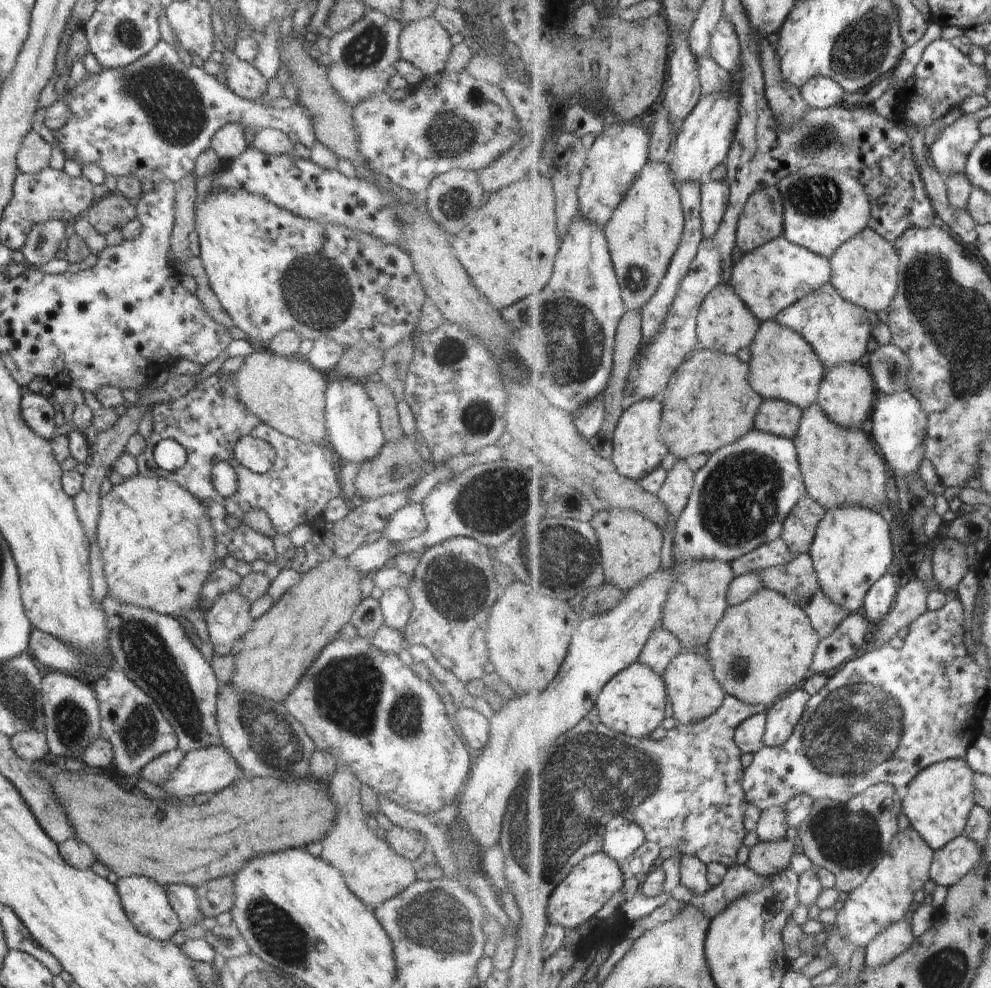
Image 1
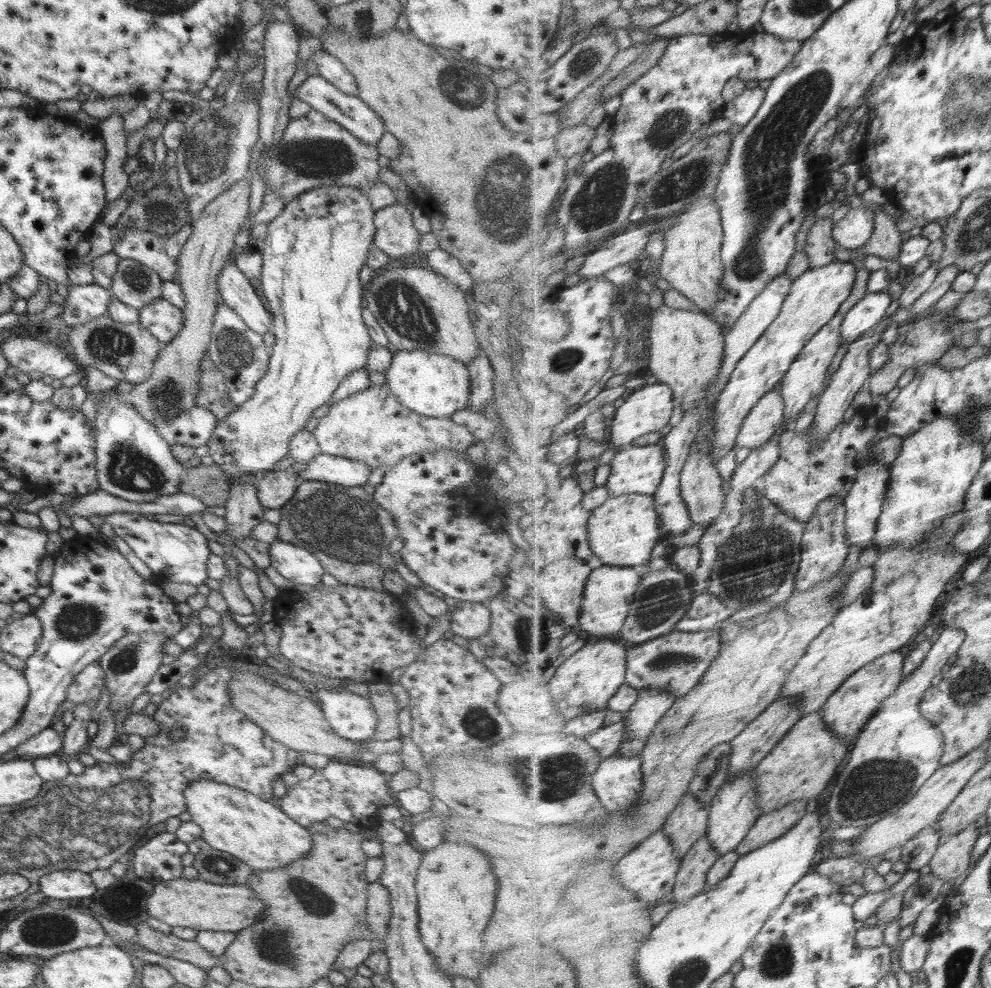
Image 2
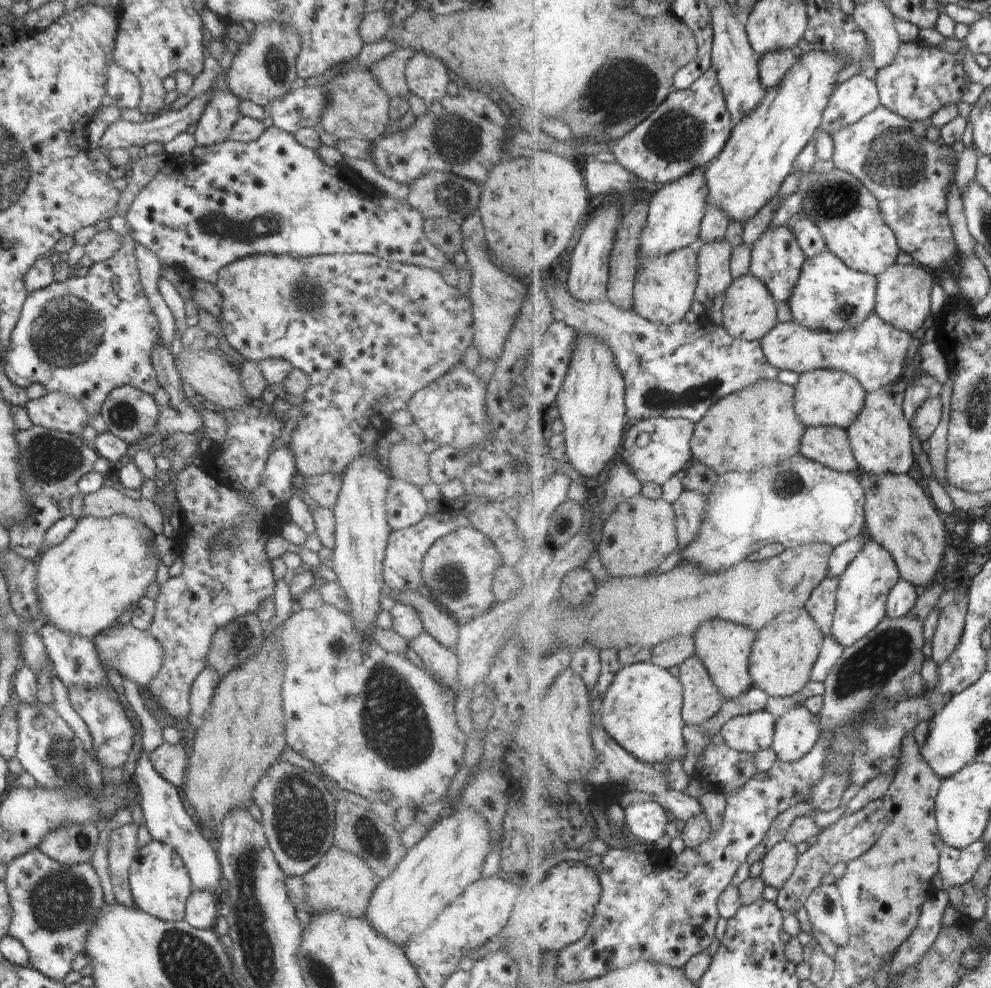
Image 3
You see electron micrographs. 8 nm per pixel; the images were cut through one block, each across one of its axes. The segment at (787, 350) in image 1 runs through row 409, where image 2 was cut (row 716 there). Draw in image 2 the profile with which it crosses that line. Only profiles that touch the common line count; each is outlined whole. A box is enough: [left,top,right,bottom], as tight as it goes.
[781,506,968,717]

